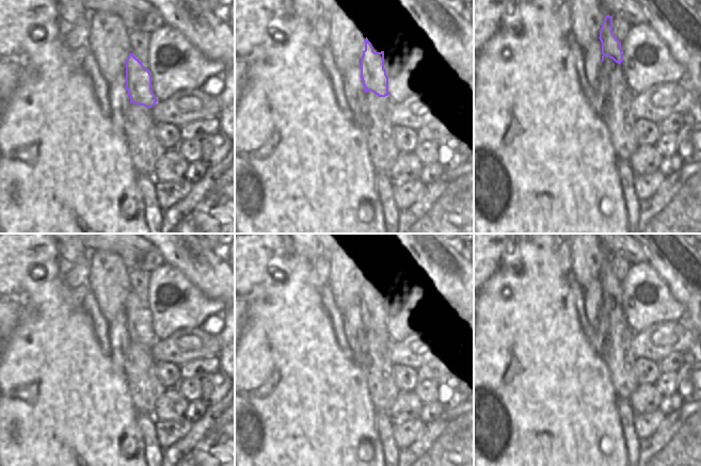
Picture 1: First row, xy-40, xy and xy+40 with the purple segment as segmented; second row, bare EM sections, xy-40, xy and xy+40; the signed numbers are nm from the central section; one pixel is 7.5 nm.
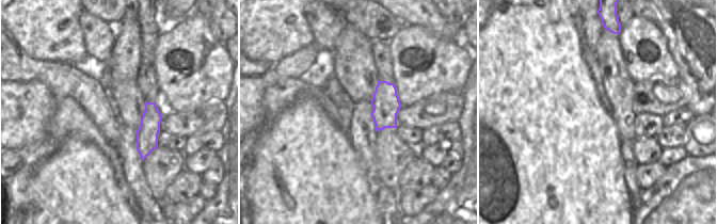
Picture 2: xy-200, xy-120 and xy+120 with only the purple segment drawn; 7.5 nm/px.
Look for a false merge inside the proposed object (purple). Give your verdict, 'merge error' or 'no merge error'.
no merge error

